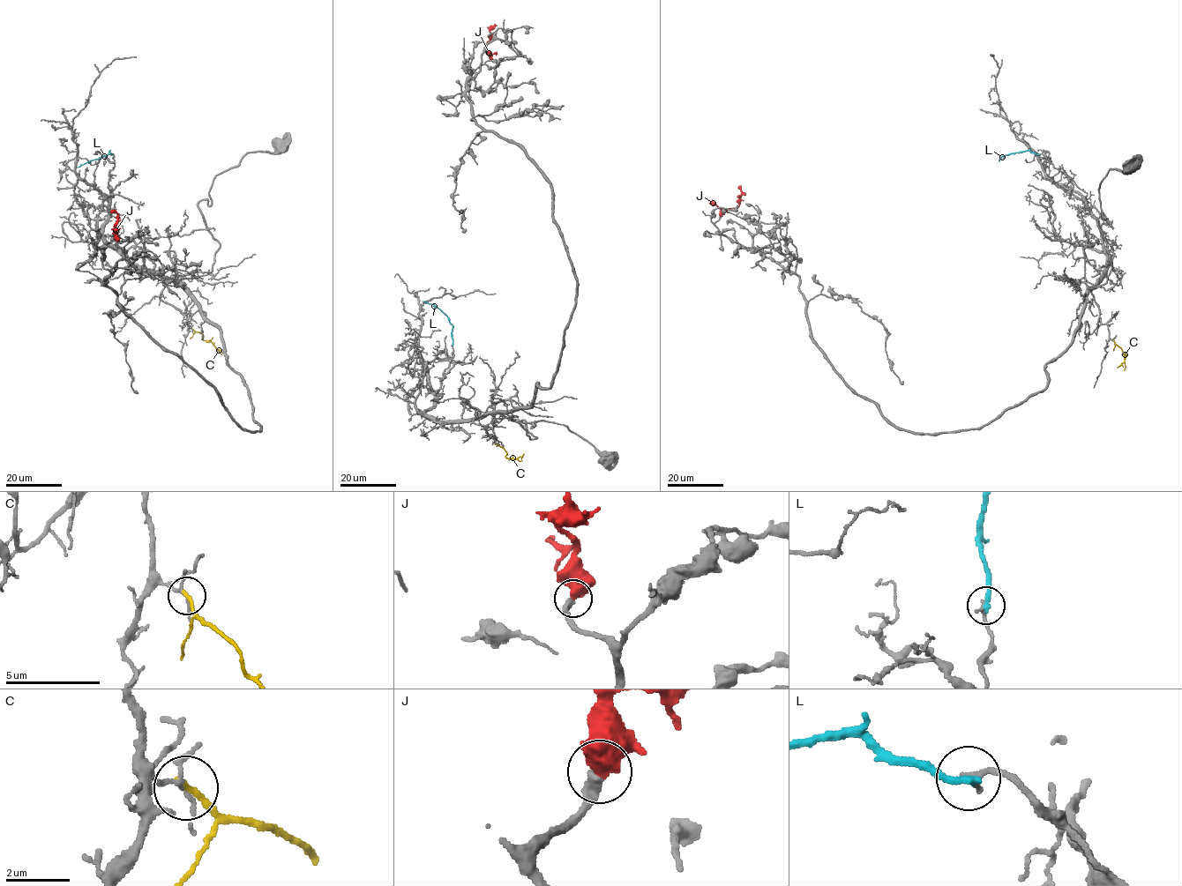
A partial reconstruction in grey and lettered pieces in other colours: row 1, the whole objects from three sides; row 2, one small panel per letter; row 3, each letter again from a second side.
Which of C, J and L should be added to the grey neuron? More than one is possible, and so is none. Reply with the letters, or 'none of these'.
J

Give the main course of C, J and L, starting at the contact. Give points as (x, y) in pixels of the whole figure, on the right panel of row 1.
C: (1114, 341), (1125, 354), (1125, 361), (1117, 368)
J: (720, 216), (722, 209), (738, 205), (739, 186)
L: (1038, 154), (1020, 152), (1002, 155), (998, 161)

